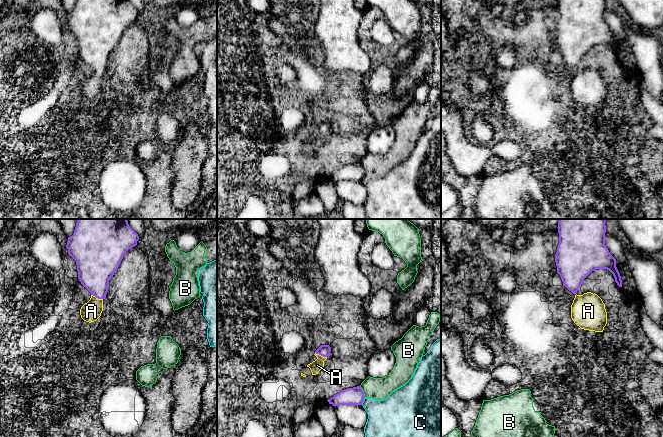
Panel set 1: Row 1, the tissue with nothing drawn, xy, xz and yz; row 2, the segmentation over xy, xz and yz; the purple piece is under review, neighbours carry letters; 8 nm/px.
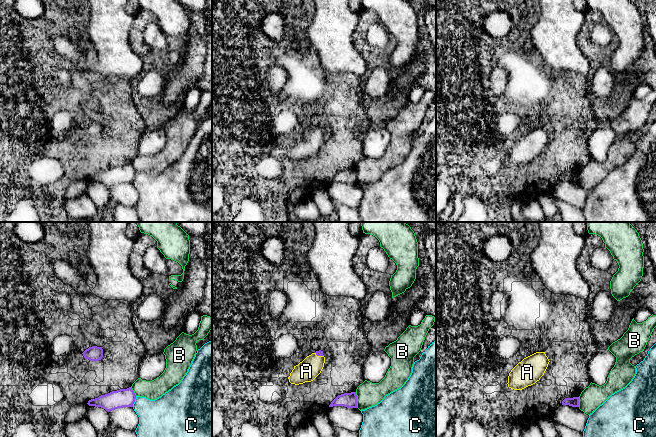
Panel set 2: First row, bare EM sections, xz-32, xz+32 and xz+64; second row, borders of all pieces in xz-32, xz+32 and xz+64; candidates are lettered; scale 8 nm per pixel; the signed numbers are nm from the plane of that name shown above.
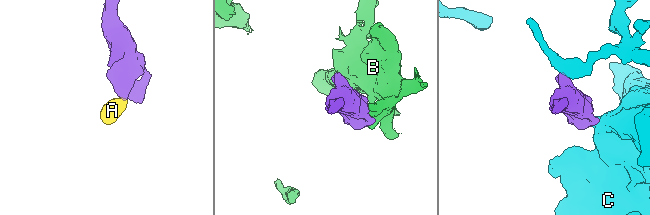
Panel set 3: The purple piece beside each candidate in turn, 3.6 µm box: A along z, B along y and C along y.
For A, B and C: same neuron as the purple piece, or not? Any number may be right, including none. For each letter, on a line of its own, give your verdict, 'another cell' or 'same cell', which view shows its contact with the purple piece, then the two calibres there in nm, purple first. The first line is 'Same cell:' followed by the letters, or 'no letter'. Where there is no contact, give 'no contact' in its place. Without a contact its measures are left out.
Same cell: A
A: same cell; meets purple in xy; 300 nm thick on the purple side, 160 nm on the other
B: another cell; meets purple in xz; 140 nm thick on the purple side, 180 nm on the other
C: another cell; meets purple in xz; 140 nm thick on the purple side, 320 nm on the other

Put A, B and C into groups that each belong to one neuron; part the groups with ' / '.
A / B / C

